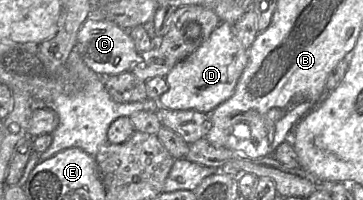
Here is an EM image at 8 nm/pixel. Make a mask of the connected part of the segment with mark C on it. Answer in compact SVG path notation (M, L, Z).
M89 17L79 29L76 47L84 63L100 76L129 71L140 57L128 30L115 23L93 17Z

